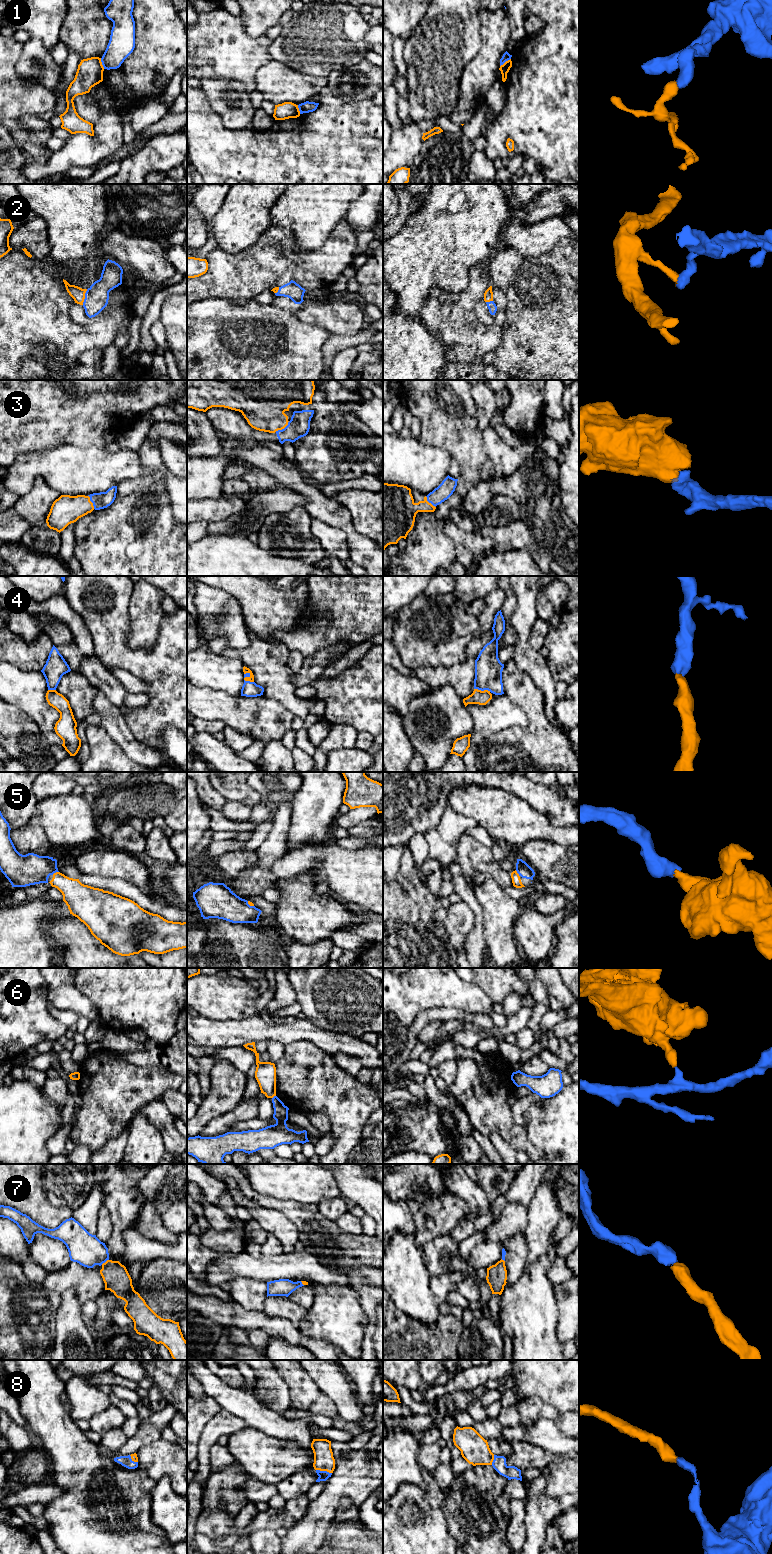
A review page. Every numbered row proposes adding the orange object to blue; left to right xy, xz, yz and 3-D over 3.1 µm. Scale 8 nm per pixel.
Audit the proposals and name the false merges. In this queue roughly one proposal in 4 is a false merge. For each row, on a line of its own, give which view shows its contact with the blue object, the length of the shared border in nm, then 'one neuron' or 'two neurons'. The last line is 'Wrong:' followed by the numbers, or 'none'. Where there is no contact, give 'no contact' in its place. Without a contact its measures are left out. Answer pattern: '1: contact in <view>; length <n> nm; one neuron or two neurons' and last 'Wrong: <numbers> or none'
1: contact in xy; length 90 nm; two neurons
2: contact in xy; length 130 nm; one neuron
3: contact in xz; length 150 nm; one neuron
4: contact in yz; length 140 nm; one neuron
5: contact in xy; length 60 nm; one neuron
6: contact in xz; length 40 nm; two neurons
7: contact in xy; length 80 nm; one neuron
8: contact in xz; length 130 nm; one neuron
Wrong: 1, 6

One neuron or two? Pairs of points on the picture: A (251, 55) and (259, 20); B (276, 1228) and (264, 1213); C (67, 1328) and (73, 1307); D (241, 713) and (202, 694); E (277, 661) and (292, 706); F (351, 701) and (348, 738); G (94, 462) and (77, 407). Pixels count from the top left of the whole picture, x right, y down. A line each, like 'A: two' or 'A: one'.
A: two
B: one
C: one
D: one
E: one
F: two
G: two

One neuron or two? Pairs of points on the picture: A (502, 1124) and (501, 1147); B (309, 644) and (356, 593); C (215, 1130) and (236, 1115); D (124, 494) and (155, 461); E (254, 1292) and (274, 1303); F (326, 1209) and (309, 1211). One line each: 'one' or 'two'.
A: two
B: one
C: one
D: one
E: two
F: two

